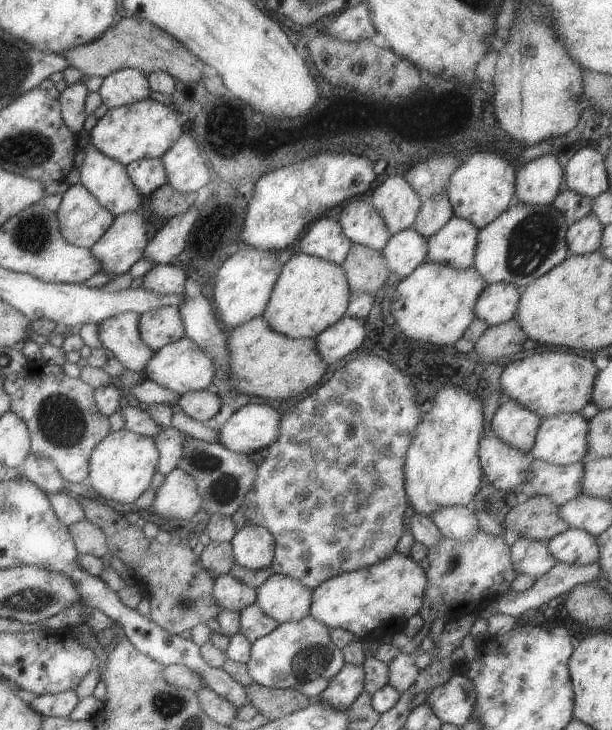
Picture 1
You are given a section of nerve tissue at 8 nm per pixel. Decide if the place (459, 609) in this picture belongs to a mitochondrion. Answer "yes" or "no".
no

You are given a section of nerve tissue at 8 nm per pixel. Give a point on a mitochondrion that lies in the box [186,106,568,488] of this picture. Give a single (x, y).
(536, 237)

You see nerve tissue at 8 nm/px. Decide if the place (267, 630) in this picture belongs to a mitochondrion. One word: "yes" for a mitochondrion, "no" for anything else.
no

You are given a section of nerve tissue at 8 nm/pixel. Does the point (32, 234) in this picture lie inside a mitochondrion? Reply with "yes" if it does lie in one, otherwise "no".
yes

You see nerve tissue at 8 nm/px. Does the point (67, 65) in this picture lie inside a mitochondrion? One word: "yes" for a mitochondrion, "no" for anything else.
no

